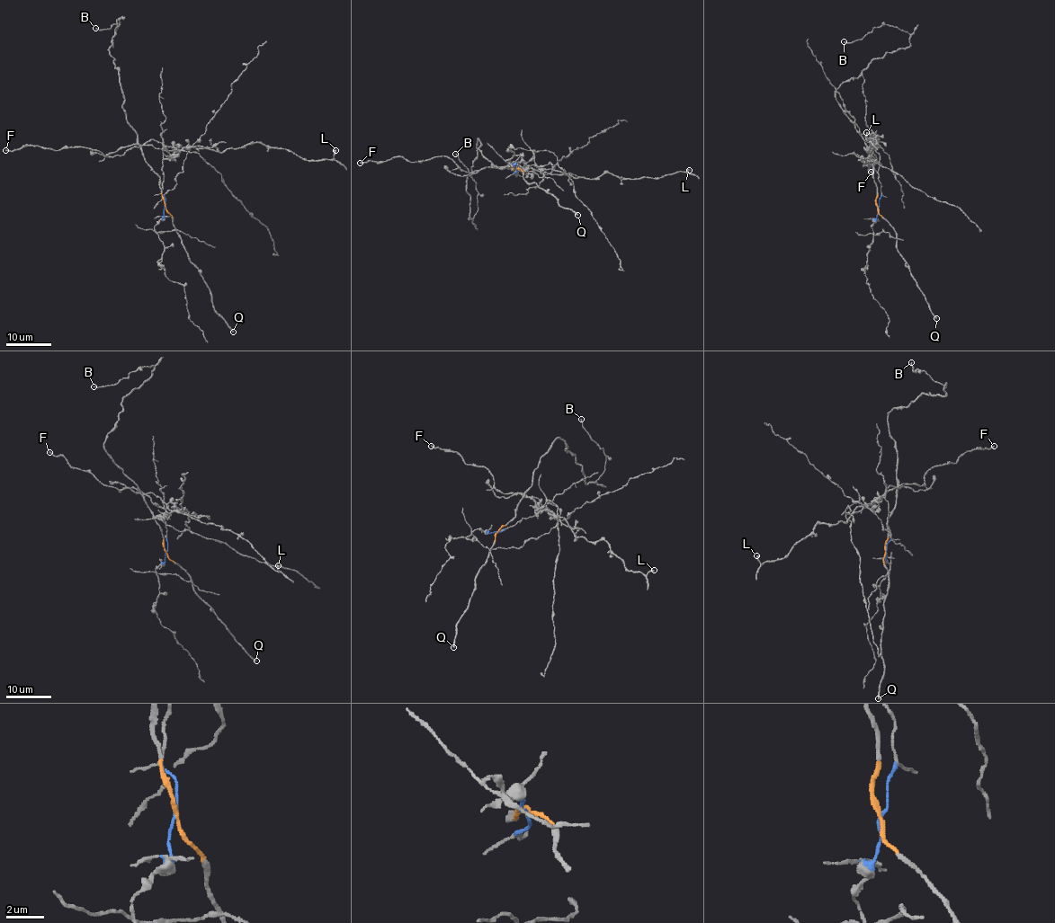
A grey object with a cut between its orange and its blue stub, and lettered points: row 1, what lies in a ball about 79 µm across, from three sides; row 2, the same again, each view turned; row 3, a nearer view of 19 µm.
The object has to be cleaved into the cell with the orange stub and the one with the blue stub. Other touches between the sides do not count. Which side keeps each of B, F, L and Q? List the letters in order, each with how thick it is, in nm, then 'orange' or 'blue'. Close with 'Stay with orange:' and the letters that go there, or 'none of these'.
B: 150 nm thick; orange
F: 240 nm thick; blue
L: 340 nm thick; blue
Q: 220 nm thick; orange
Stay with orange: B, Q

